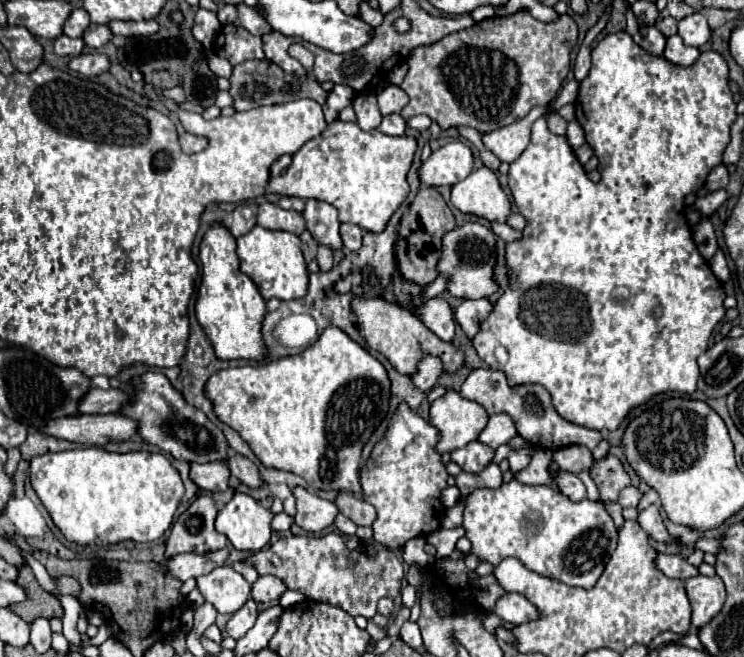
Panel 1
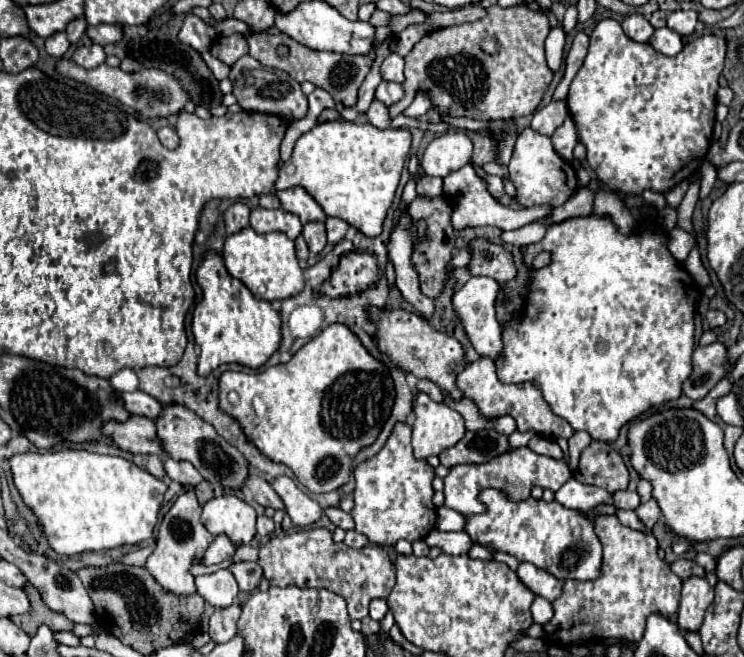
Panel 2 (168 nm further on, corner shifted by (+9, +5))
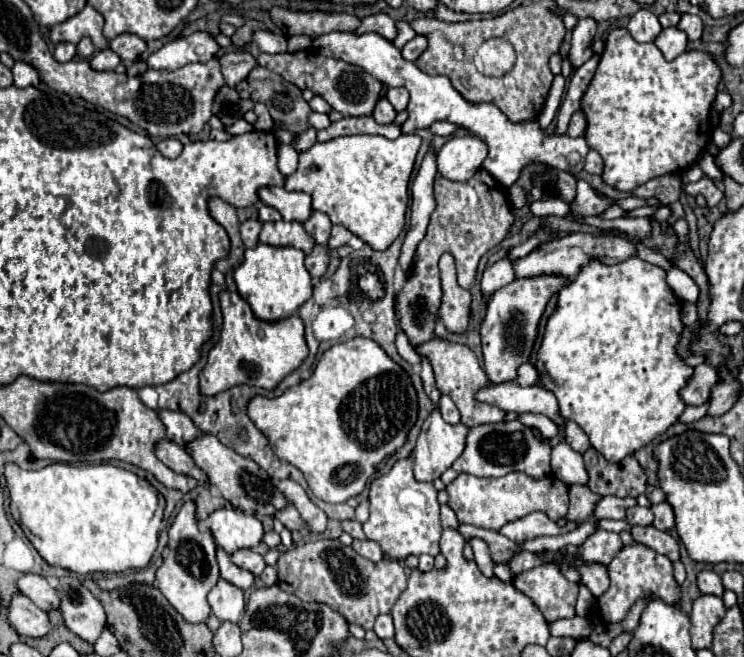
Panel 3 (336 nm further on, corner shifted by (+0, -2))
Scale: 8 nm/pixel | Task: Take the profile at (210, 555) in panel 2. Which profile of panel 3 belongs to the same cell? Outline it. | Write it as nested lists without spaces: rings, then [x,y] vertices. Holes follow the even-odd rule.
[[[238,550],[236,554],[232,554],[232,562],[248,572],[252,572],[256,578],[264,572],[266,568],[266,562],[264,562],[264,556],[254,552],[254,550]]]

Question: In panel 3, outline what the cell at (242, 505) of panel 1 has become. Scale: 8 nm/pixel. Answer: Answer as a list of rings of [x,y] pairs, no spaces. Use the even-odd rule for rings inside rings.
[[[234,508],[212,512],[206,518],[206,528],[212,532],[214,542],[228,554],[234,554],[240,548],[256,548],[264,536],[256,516]]]

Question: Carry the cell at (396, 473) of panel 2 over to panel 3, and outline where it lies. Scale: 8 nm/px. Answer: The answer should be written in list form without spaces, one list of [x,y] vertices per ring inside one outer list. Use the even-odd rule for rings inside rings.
[[[412,458],[398,460],[394,468],[372,480],[370,484],[370,518],[364,524],[366,538],[380,544],[388,558],[404,560],[406,556],[436,556],[438,540],[442,536],[440,504],[436,500],[436,488],[430,482],[418,482],[412,472]]]

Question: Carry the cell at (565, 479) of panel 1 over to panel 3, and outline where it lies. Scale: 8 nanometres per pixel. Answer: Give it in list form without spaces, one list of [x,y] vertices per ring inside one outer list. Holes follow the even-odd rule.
[[[606,496],[598,502],[594,516],[608,518],[608,520],[626,520],[626,510],[630,506],[636,506],[634,498],[618,498],[618,496]]]

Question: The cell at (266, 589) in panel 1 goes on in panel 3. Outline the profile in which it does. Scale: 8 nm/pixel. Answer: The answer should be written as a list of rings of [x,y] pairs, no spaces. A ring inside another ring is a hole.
[[[216,546],[216,560],[218,560],[218,566],[220,566],[220,578],[224,578],[226,582],[230,582],[230,584],[234,584],[234,586],[238,586],[242,590],[252,586],[254,576],[250,572],[242,570],[242,568],[238,568],[230,560],[230,556],[222,548],[218,548],[218,546]]]

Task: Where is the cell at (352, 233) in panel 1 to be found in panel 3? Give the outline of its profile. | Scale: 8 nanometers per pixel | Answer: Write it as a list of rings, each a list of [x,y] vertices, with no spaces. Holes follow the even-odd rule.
[[[336,224],[332,226],[332,234],[330,234],[330,240],[328,240],[328,248],[340,248],[344,244],[348,244],[352,238],[352,232],[342,226],[342,224]]]

